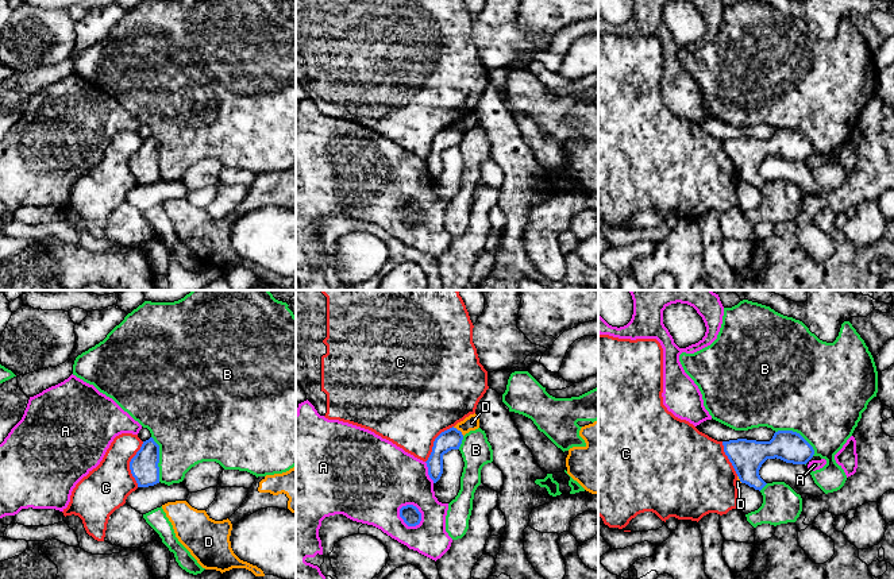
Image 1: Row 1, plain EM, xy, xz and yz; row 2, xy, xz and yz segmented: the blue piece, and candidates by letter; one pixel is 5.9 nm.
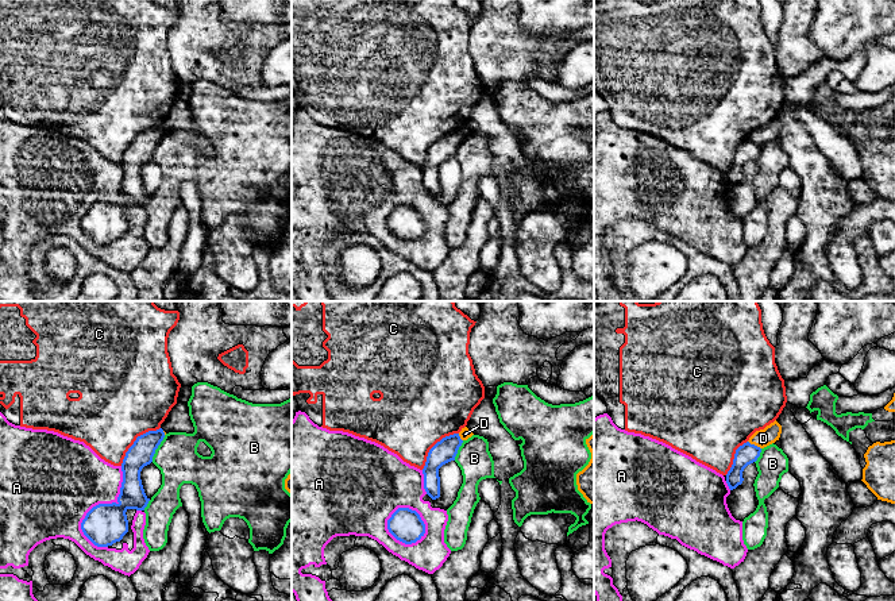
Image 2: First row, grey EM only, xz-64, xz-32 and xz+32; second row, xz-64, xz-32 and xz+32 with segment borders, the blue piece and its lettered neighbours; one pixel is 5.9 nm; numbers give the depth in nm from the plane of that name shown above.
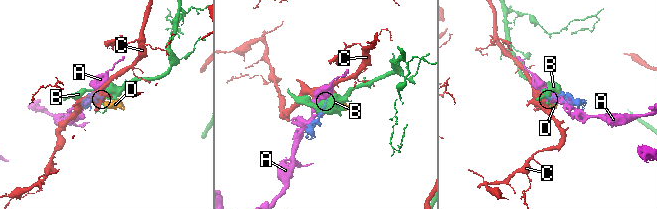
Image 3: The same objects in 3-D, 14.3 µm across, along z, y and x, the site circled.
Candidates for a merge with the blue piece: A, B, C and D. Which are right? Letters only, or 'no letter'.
no letter

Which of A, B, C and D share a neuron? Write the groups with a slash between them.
A / B / C / D

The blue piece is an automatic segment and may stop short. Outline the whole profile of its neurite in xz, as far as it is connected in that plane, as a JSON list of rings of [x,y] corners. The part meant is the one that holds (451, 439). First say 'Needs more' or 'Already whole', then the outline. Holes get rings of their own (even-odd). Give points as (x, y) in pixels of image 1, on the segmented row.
Already whole. [[[456,428],[442,432],[433,441],[432,452],[428,458],[428,475],[436,483],[443,474],[443,455],[451,449],[459,449],[463,435]]]

